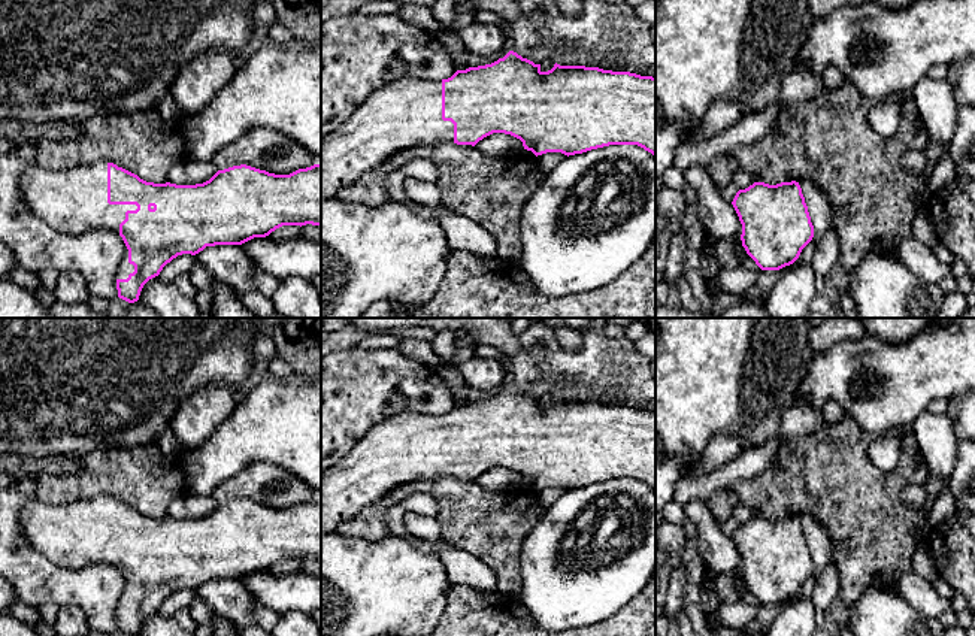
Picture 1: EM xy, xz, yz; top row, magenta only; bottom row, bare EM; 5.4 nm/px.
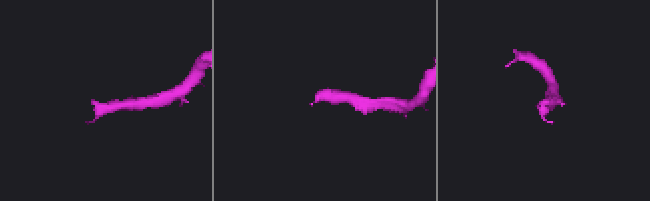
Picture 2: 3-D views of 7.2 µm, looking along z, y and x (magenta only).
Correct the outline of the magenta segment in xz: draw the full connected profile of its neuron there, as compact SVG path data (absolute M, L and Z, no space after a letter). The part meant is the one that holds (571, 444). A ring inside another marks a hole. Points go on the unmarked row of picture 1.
M509 385L491 399L457 405L448 414L397 414L375 425L340 463L321 473L321 536L333 533L343 521L403 484L440 476L475 481L493 467L520 473L524 484L536 491L546 487L569 491L609 479L638 479L655 491L655 412L557 397L542 406L541 399Z

